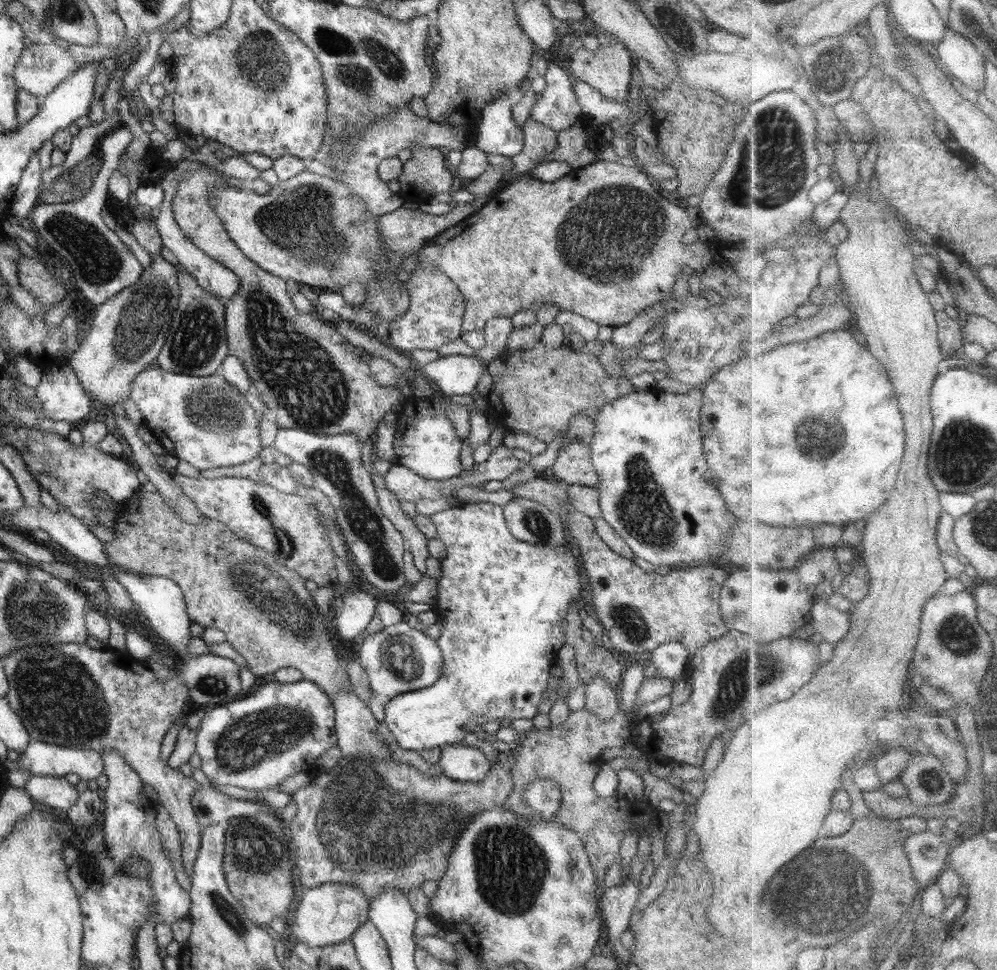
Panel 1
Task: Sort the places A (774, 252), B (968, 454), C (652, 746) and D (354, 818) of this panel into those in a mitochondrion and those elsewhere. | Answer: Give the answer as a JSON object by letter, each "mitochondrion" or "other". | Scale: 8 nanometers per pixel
{"A":"other","B":"mitochondrion","C":"other","D":"mitochondrion"}

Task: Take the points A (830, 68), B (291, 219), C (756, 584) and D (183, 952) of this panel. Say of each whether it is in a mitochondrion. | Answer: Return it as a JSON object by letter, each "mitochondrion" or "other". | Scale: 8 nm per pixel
{"A":"mitochondrion","B":"mitochondrion","C":"other","D":"other"}

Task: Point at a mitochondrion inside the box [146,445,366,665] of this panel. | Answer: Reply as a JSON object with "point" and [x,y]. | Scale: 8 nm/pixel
{"point":[289,612]}

